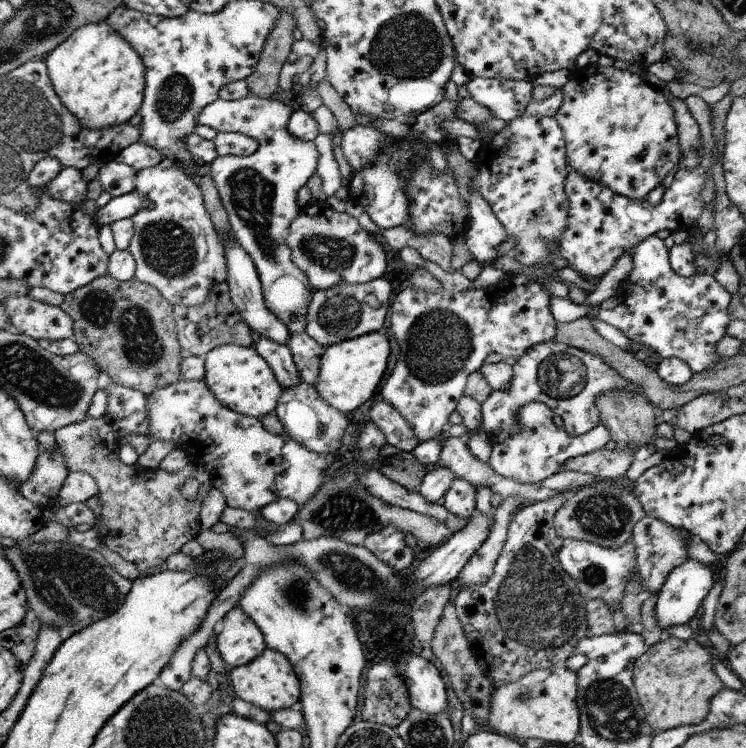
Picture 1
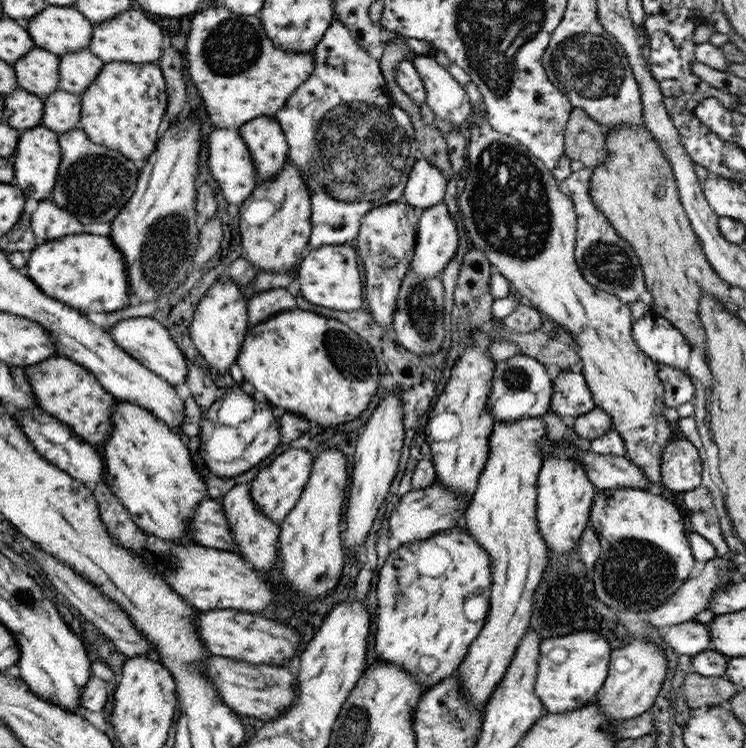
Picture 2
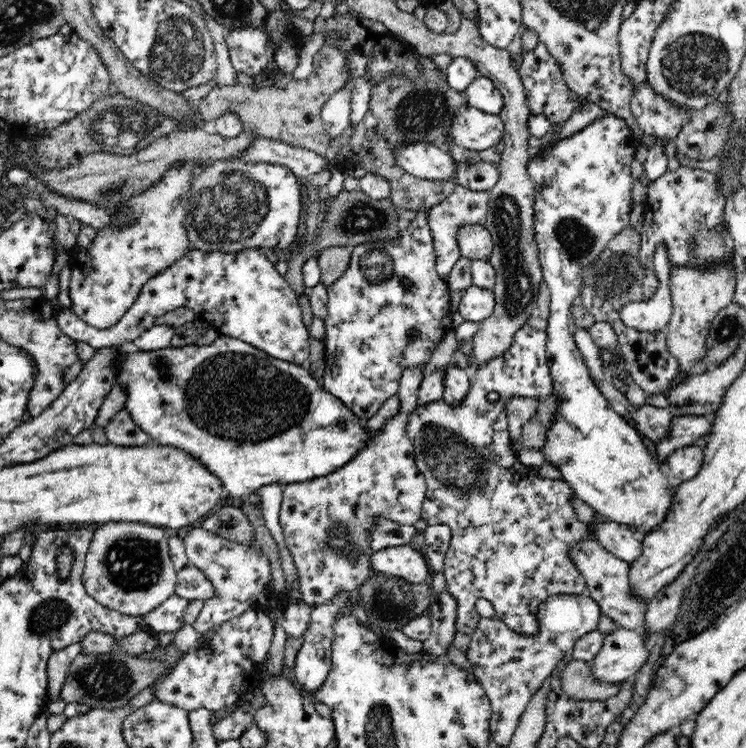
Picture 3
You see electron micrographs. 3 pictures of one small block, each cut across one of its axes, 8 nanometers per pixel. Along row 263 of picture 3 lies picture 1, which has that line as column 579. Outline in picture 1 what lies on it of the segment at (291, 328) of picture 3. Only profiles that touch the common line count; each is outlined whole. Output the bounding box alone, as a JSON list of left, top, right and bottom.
[559,166,708,278]

